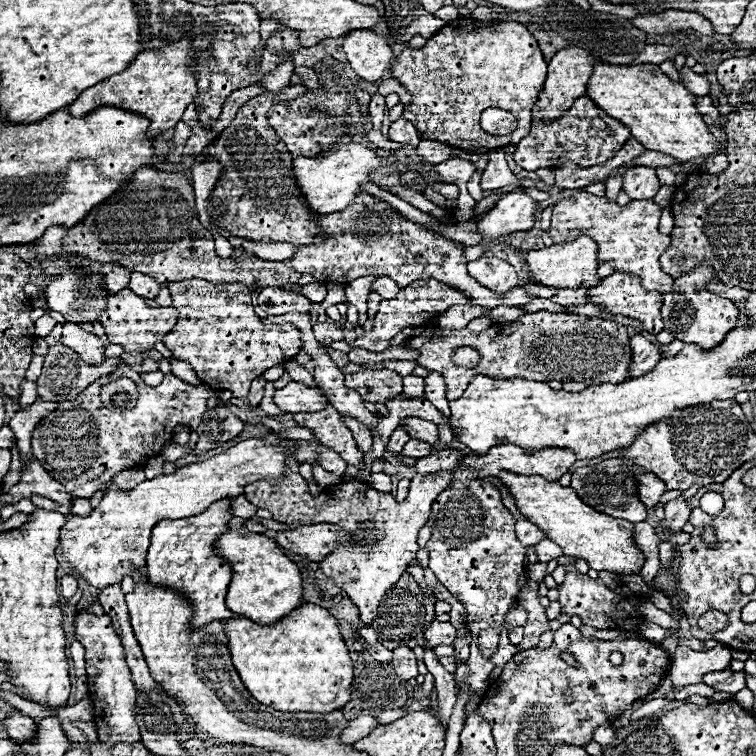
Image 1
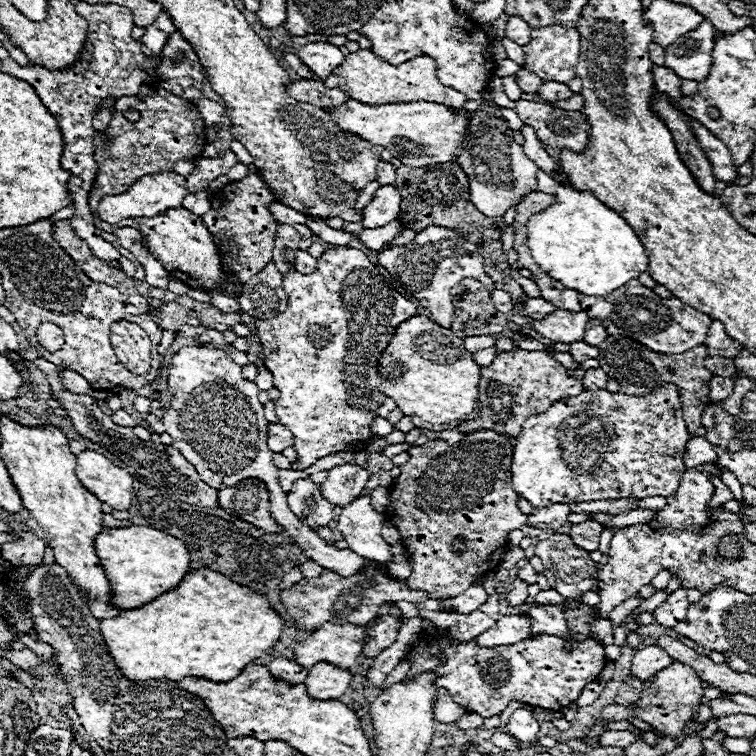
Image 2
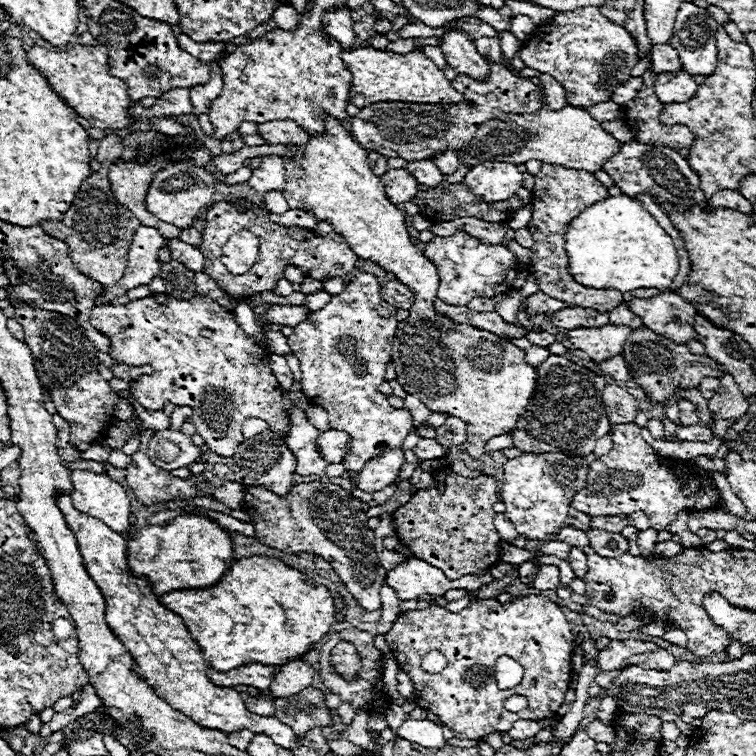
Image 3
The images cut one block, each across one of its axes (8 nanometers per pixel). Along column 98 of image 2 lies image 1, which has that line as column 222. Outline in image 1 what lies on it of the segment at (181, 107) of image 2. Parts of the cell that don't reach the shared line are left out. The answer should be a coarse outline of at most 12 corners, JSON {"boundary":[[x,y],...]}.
{"boundary":[[250,98],[204,150],[222,164],[214,224],[256,242],[320,242],[292,154]]}

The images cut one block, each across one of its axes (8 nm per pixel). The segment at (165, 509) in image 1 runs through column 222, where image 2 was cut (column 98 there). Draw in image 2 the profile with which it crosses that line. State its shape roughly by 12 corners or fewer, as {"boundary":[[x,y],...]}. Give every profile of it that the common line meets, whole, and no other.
{"boundary":[[78,454],[76,476],[100,502],[128,510],[134,478],[106,456]]}

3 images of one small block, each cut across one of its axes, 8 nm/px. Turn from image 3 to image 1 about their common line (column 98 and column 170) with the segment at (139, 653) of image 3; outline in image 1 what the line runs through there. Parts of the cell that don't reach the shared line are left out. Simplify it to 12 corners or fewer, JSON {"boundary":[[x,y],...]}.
{"boundary":[[230,500],[150,536],[148,584],[176,588],[194,628],[234,618],[214,542]]}

